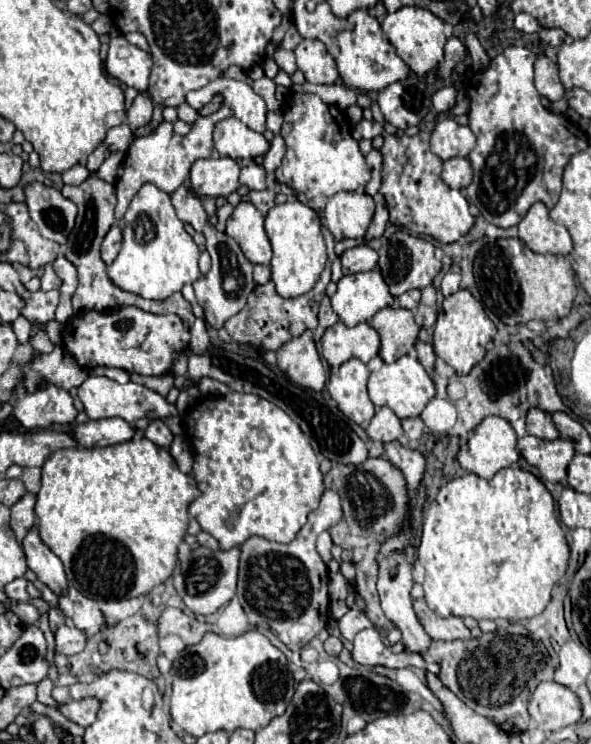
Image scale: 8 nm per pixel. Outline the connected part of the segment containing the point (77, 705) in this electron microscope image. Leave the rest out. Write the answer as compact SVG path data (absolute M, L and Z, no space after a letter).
M84 698L78 702L70 702L60 706L60 712L70 718L72 722L80 724L80 726L90 726L96 720L96 712L98 712L98 700L96 698Z

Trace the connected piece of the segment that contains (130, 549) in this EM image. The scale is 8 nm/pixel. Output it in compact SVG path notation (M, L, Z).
M140 436L122 444L114 444L114 446L106 446L106 448L62 448L52 452L52 456L48 456L48 460L42 466L42 488L36 494L36 526L40 532L42 542L62 560L64 568L66 568L66 576L68 576L68 584L74 586L78 592L82 592L84 596L92 598L92 600L112 600L112 598L134 598L140 594L150 592L154 586L166 582L172 576L172 570L178 562L178 544L184 540L186 528L188 528L188 504L200 494L196 480L184 472L178 470L174 458L170 456L168 450L158 448L156 444L152 444L148 438Z

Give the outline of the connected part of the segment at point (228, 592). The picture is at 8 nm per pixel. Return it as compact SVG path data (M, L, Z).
M198 546L196 550L192 550L190 554L190 568L184 574L184 586L186 586L186 594L180 594L184 604L194 612L194 614L214 614L220 606L224 606L226 602L232 600L232 596L236 594L236 578L238 578L238 558L240 558L240 550L232 548L232 550L210 550L210 548L202 548Z

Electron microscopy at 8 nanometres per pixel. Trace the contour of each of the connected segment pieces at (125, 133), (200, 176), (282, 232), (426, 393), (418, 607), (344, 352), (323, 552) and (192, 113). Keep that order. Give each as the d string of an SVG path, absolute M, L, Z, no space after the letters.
M126 122L110 128L108 134L106 134L106 144L108 144L108 148L110 148L112 152L116 152L116 150L126 152L130 140L132 140L132 130L130 130L130 126L128 126Z
M206 158L196 160L190 170L192 186L202 196L228 196L238 190L240 166L232 158Z
M302 202L278 204L266 214L266 234L274 250L270 270L276 292L282 298L296 298L310 292L326 264L326 244L320 234L318 214Z
M402 356L396 362L384 364L378 372L370 374L368 394L376 408L388 406L402 420L402 418L418 418L420 412L426 408L428 400L432 400L432 396L436 394L436 390L434 390L434 382L430 380L430 376L424 370L424 366L412 356Z
M418 598L414 600L414 612L420 620L420 624L424 626L426 634L432 638L432 640L470 640L472 634L470 630L466 628L466 624L462 622L462 618L440 618L436 616L424 602L424 598Z
M336 322L322 336L322 356L332 368L338 368L350 358L358 358L366 364L378 354L378 350L378 332L368 322L360 322L352 328L344 326L342 322Z
M322 532L322 534L318 536L318 554L320 554L320 558L322 558L324 562L332 560L330 548L332 548L332 538L330 538L328 532Z
M180 104L178 106L178 118L182 120L182 122L186 122L186 124L192 124L194 120L196 120L196 116L198 116L198 112L190 106L190 104Z

